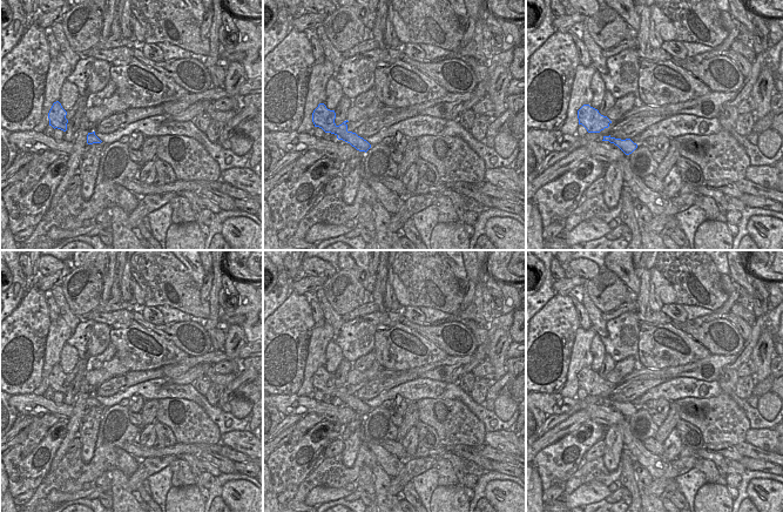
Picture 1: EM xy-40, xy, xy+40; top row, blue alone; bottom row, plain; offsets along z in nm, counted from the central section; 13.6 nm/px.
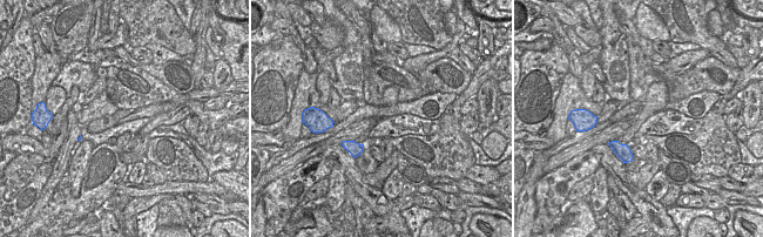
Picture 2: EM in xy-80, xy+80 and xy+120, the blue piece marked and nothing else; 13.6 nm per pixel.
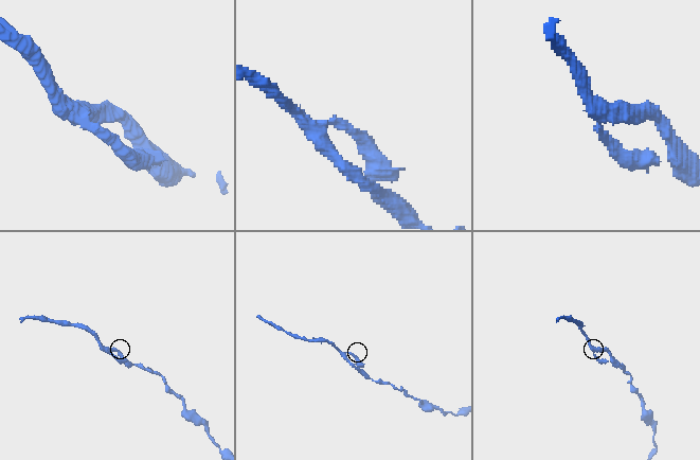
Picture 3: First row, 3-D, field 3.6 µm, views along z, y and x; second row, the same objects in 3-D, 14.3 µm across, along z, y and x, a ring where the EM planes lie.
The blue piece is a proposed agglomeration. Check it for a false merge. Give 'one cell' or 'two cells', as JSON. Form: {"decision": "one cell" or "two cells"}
{"decision": "two cells"}

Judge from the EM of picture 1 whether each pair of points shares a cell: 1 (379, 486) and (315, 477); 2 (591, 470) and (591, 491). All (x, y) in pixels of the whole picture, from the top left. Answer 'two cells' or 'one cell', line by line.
1: two cells
2: two cells

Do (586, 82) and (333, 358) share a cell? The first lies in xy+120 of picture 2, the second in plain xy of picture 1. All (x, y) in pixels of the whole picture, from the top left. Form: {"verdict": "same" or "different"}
{"verdict": "same"}

